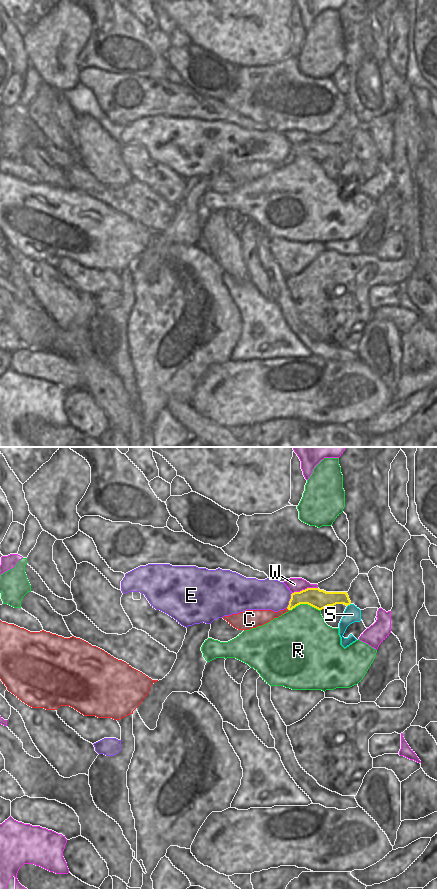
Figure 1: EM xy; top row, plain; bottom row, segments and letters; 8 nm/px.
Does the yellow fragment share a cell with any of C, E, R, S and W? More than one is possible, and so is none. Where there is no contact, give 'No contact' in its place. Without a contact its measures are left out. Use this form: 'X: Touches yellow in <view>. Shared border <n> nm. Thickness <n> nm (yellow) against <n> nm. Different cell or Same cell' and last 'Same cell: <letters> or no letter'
C: No contact. Different cell
E: Touches yellow in xy. Shared border 130 nm. Thickness 160 nm (yellow) against 260 nm. Different cell
R: Touches yellow in xy. Shared border 260 nm. Thickness 160 nm (yellow) against 420 nm. Different cell
S: Touches yellow in xy. Shared border 40 nm. Thickness 160 nm (yellow) against 130 nm. Different cell
W: Touches yellow in xy. Shared border 220 nm. Thickness 160 nm (yellow) against 110 nm. Different cell
Same cell: no letter

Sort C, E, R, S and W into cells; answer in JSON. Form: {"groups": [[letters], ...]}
{"groups": [["C"], ["E"], ["R"], ["S"], ["W"]]}

